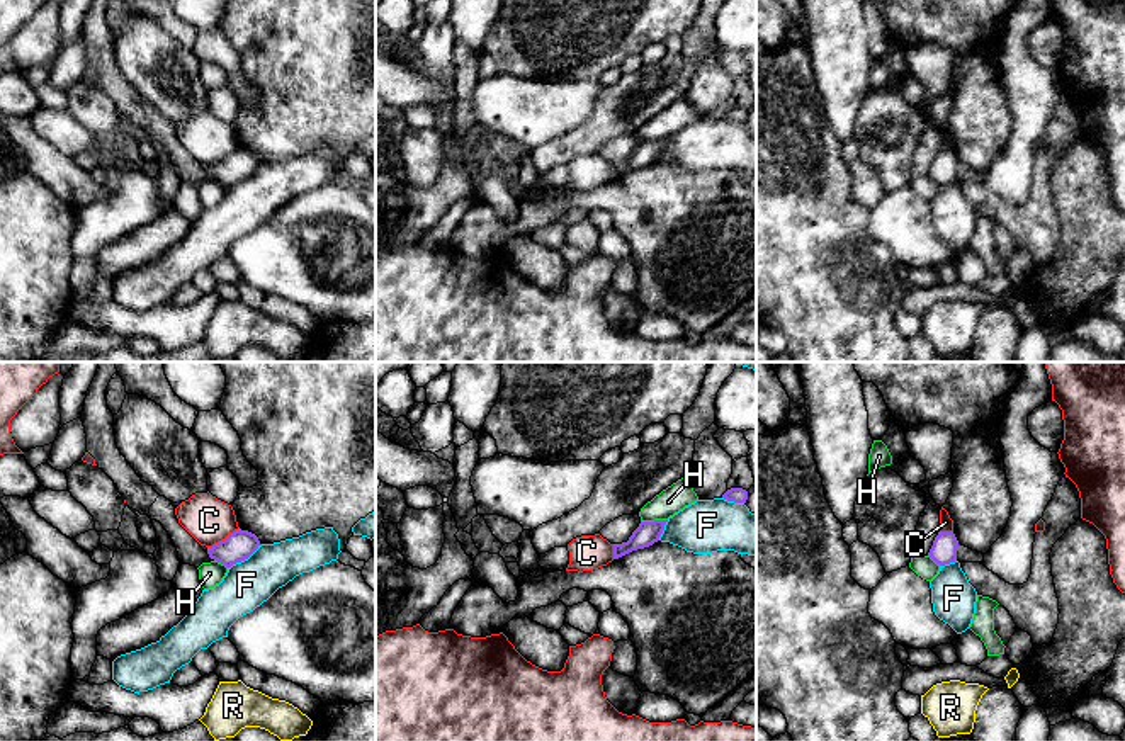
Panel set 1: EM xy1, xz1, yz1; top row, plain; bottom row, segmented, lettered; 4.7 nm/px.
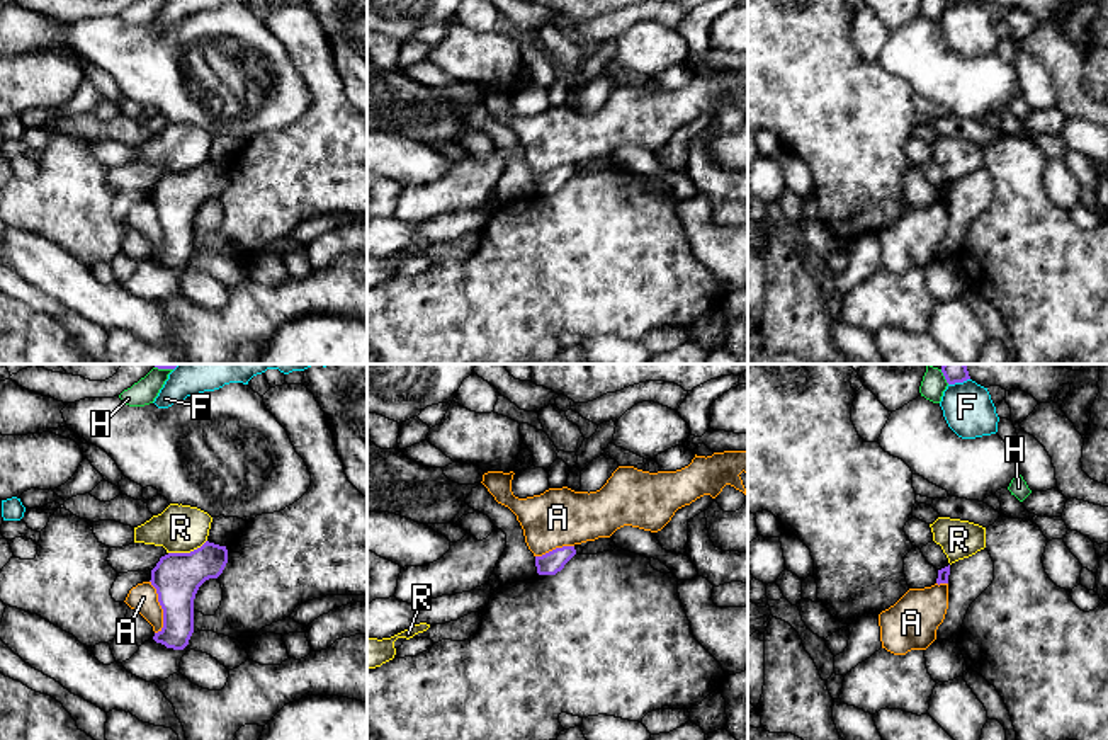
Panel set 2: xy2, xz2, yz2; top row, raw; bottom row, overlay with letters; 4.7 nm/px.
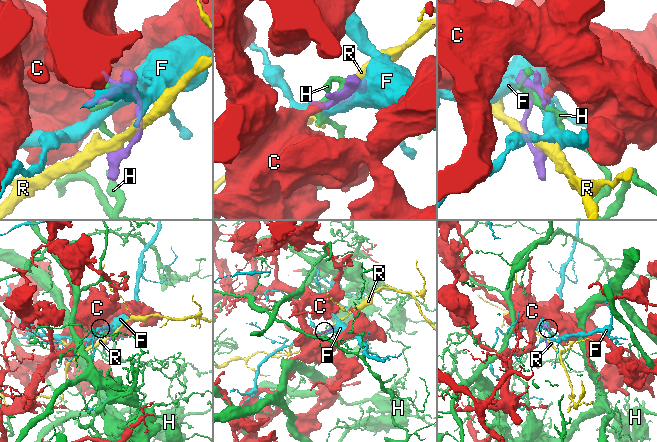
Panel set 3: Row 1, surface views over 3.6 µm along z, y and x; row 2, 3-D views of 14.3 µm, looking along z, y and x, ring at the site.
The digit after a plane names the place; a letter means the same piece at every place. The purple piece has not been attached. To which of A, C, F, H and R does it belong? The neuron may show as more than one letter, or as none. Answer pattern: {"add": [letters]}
{"add": ["A"]}

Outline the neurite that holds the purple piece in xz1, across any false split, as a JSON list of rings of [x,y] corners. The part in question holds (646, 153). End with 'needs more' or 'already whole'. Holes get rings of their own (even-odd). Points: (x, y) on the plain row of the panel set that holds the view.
[[[668,139],[641,141],[627,161],[613,163],[613,178],[644,168],[659,160]]] | already whole

